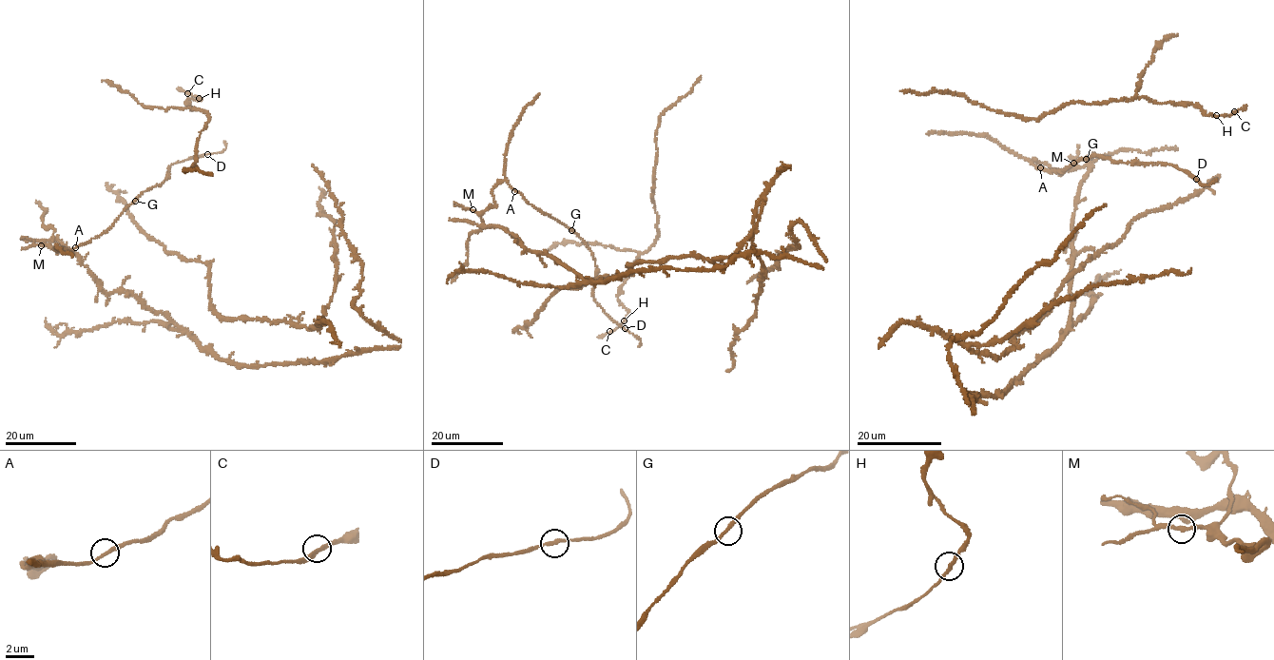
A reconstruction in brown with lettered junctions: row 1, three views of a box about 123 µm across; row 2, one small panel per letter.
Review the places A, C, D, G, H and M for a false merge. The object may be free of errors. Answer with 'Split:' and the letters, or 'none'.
Split: none

